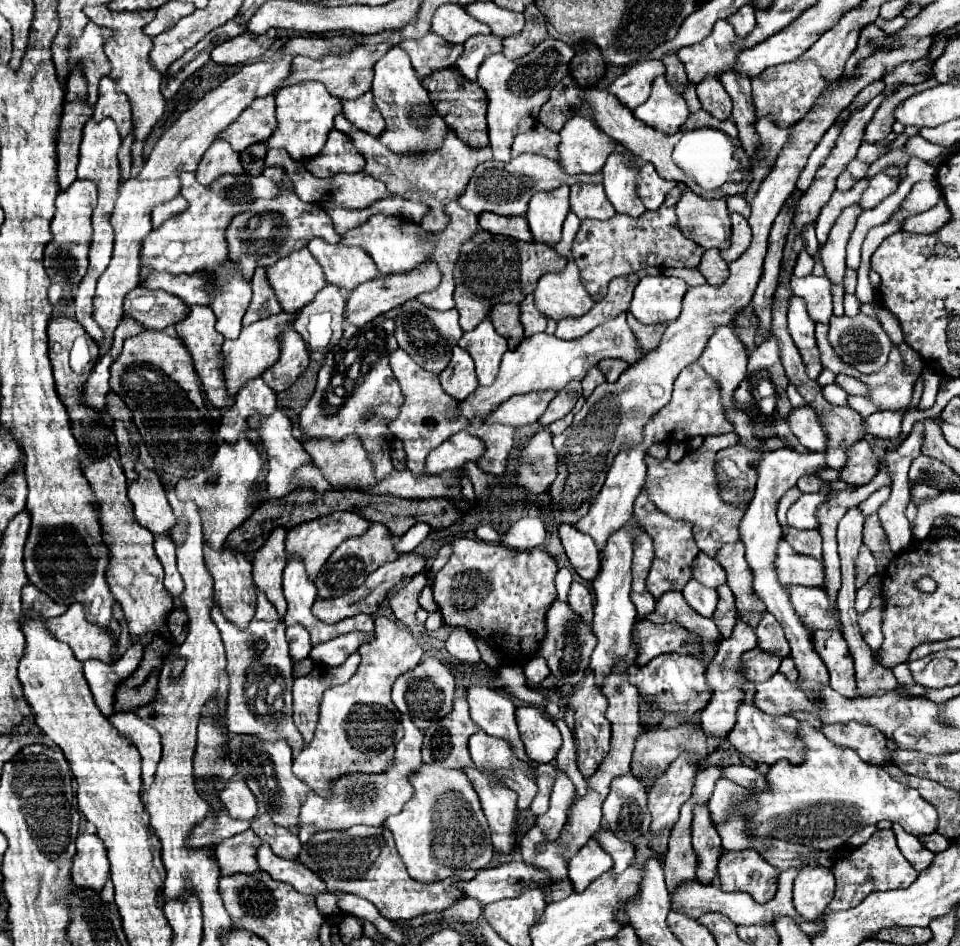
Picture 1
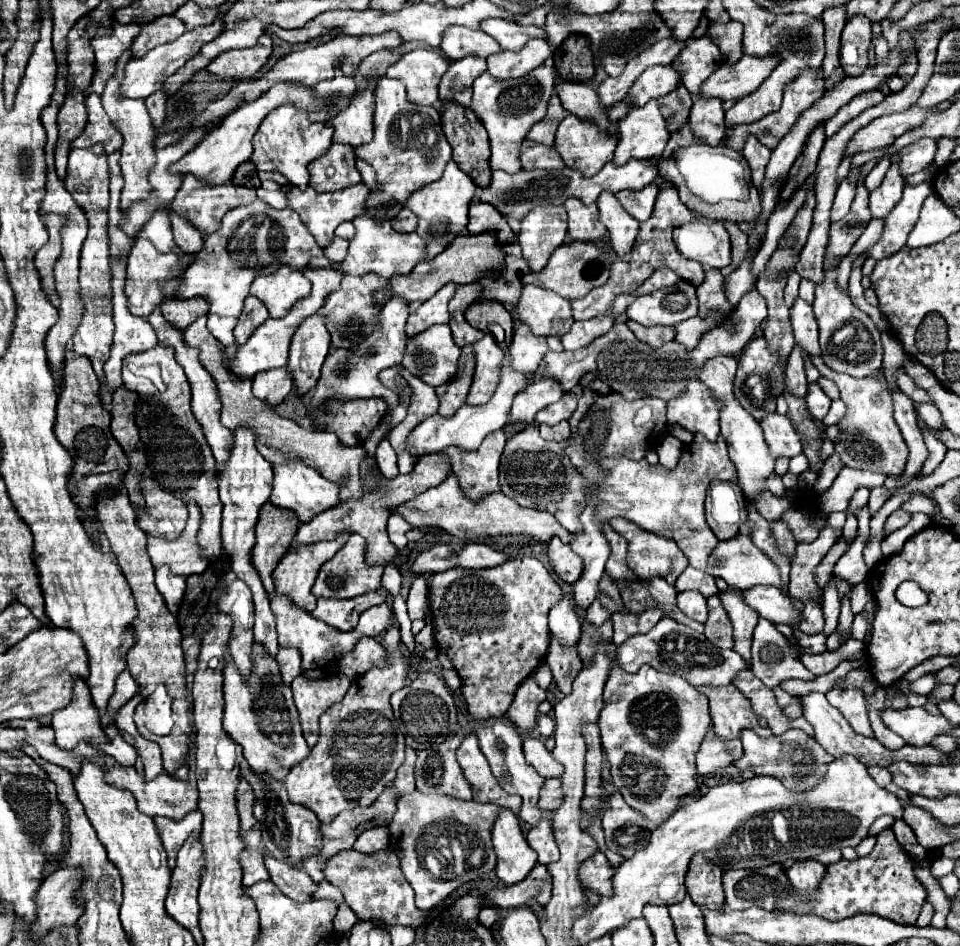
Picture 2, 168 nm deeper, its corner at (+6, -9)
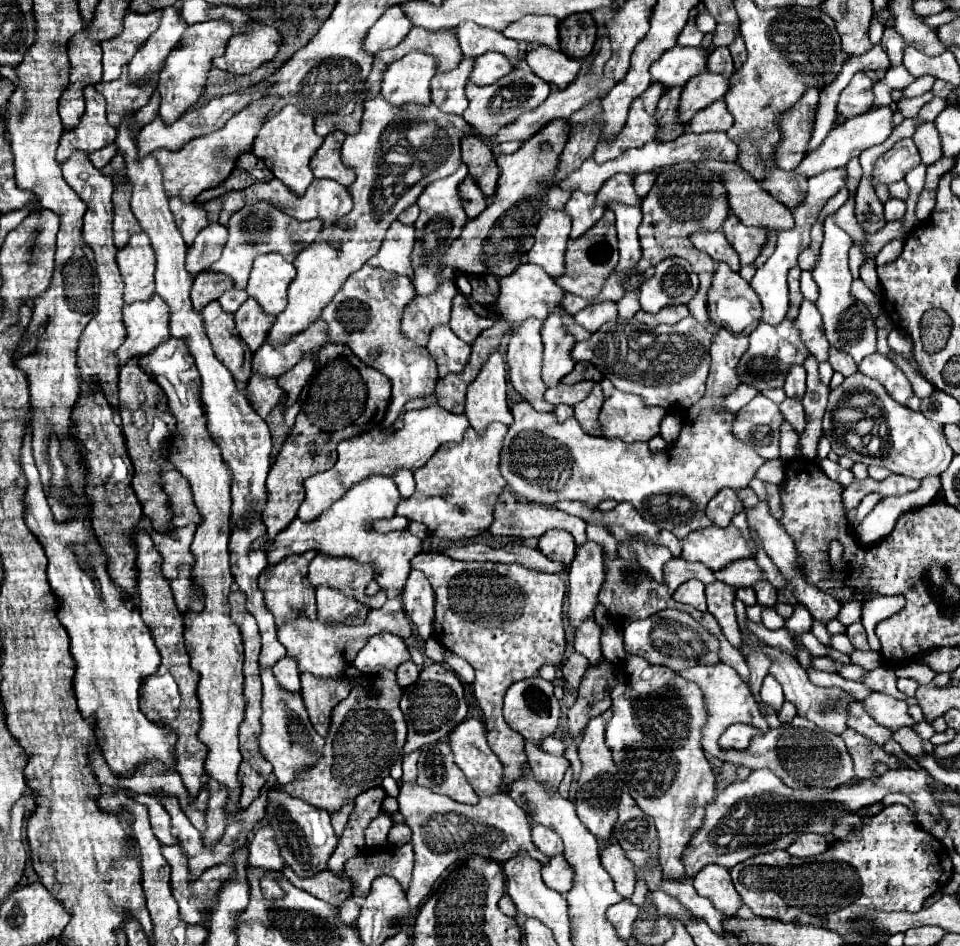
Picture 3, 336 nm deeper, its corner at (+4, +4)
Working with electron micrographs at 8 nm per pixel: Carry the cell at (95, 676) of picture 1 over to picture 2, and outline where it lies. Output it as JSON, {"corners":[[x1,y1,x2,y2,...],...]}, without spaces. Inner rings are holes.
{"corners":[[123,671,115,683,115,693,107,703,107,715,113,717,119,711,119,707,123,707,133,695,137,695,137,691,139,691,139,685,133,679,133,675,129,671]]}

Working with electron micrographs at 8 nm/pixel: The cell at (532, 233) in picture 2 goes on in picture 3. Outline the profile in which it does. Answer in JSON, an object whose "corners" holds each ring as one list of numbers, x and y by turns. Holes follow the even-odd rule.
{"corners":[[545,208,535,232,535,244,531,252,527,252,527,260,531,264,539,264,551,278,559,278,565,274,565,250,569,232,571,220,565,210]]}

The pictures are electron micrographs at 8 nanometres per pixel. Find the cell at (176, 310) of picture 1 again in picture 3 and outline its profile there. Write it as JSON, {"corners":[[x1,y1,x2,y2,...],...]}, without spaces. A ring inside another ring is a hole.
{"corners":[[201,272,195,278,193,290,191,290,191,300,193,300,193,308,195,310,203,310,209,302,217,300,225,290,233,288,233,278,225,276,225,274,209,274,209,272]]}

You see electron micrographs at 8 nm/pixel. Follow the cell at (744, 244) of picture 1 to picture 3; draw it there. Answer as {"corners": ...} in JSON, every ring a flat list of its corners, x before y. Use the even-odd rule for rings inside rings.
{"corners":[[729,216,723,224,723,234,727,236,727,242,735,248,739,254,741,266,753,264,755,258,761,254,761,248,767,244,767,232,763,228,745,226,737,216]]}

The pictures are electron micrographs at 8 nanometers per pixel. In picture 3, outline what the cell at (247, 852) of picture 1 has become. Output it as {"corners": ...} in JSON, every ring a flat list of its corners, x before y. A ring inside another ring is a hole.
{"corners":[[263,826,253,834,253,840,249,842,249,864,255,868,283,870,285,862,271,826]]}

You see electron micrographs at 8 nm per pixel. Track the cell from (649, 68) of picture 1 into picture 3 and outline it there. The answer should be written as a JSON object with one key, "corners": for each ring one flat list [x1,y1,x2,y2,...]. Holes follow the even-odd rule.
{"corners":[[675,46,651,66,653,82,661,82,667,88,685,86,689,78,701,74,701,70,707,70,707,56,709,52,705,50,697,50,691,46]]}

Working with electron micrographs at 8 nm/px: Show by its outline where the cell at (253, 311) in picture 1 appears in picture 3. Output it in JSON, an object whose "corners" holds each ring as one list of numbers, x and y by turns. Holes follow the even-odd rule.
{"corners":[[249,298,237,312,235,312,237,332,247,342,251,352,255,354,261,344,265,342,265,334,269,332,269,326,273,326,273,316,265,314,261,306]]}

